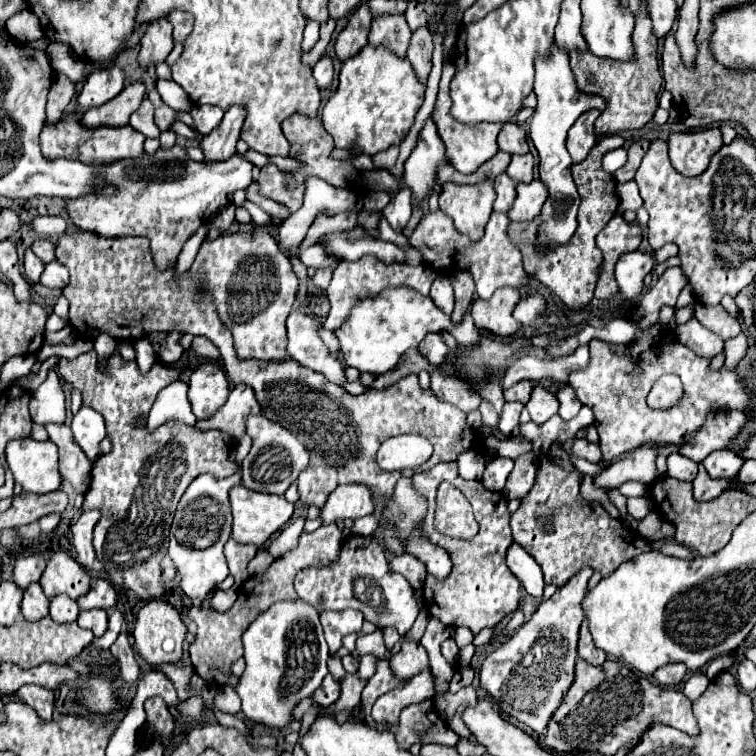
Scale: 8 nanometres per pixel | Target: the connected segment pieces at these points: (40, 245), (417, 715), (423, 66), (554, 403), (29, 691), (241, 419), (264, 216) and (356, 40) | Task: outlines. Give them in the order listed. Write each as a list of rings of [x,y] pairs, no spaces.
[[[45,238],[35,240],[35,242],[31,244],[31,250],[33,250],[35,256],[41,258],[45,264],[51,262],[51,260],[55,260],[55,246],[53,246],[49,240],[45,240]]]
[[[431,700],[403,708],[399,726],[393,726],[393,734],[399,748],[411,748],[417,742],[447,742],[457,746],[461,740],[461,736],[457,736],[449,724],[437,716]]]
[[[419,28],[413,32],[411,38],[411,46],[407,52],[407,60],[411,62],[417,78],[425,84],[427,76],[431,72],[431,54],[433,54],[433,34],[429,32],[429,28]]]
[[[535,386],[531,400],[527,402],[527,410],[529,410],[533,422],[543,424],[545,420],[549,420],[551,416],[555,416],[559,412],[559,400],[547,388]]]
[[[34,684],[21,686],[15,696],[27,704],[31,704],[31,708],[37,710],[37,714],[45,720],[51,720],[53,716],[53,704],[55,704],[55,692],[41,688]]]
[[[239,384],[231,390],[223,408],[211,416],[209,420],[199,420],[195,426],[197,430],[219,430],[233,438],[245,436],[245,418],[251,414],[261,414],[261,406],[253,396],[253,388]]]
[[[246,199],[242,204],[242,207],[252,215],[252,222],[255,227],[270,227],[274,230],[278,229],[278,226],[271,223],[270,215],[263,211],[259,206]]]
[[[361,4],[353,12],[353,16],[349,18],[349,24],[343,28],[343,32],[335,40],[335,54],[341,62],[345,62],[349,56],[355,56],[367,44],[371,20],[373,20],[373,16],[371,16],[367,4]]]

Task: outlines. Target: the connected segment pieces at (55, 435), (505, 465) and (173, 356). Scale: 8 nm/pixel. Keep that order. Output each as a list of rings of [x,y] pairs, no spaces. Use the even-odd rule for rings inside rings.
[[[47,424],[45,426],[49,432],[49,440],[57,444],[59,448],[59,472],[65,480],[71,482],[71,486],[83,494],[87,490],[85,482],[89,480],[91,472],[91,460],[87,454],[81,450],[81,446],[73,440],[73,432],[67,426],[59,424]]]
[[[497,456],[491,464],[487,464],[485,472],[483,472],[483,486],[489,488],[489,490],[495,490],[495,492],[501,492],[505,482],[507,482],[507,476],[509,472],[513,470],[513,460],[511,458],[503,458],[503,456]]]
[[[169,332],[167,340],[161,342],[159,358],[161,358],[165,364],[175,364],[185,356],[185,350],[183,350],[181,344],[177,342],[179,336],[181,336],[181,332]]]

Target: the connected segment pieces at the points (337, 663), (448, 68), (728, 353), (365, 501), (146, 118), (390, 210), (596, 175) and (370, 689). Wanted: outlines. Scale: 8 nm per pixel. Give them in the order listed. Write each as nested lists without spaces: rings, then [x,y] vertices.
[[[330,657],[327,662],[329,673],[337,681],[341,681],[344,676],[347,674],[340,658]]]
[[[445,62],[443,64],[443,76],[441,76],[441,82],[439,82],[439,96],[437,96],[437,104],[435,104],[435,112],[433,112],[433,120],[437,124],[437,130],[439,130],[439,136],[443,138],[445,142],[445,148],[449,152],[449,160],[453,160],[453,166],[455,170],[463,172],[463,174],[471,174],[475,172],[481,164],[485,164],[491,156],[497,154],[497,134],[501,130],[501,124],[493,124],[493,122],[485,122],[485,124],[477,124],[473,128],[469,126],[463,126],[463,124],[457,124],[457,120],[453,120],[449,116],[449,82],[453,78],[453,72],[455,72],[455,66],[453,62]]]
[[[739,334],[731,340],[725,342],[725,364],[723,364],[723,370],[735,370],[739,360],[745,356],[747,352],[747,336],[745,334]]]
[[[345,484],[333,490],[325,508],[321,510],[323,524],[337,524],[339,520],[357,520],[373,510],[371,492],[363,484]]]
[[[145,98],[141,102],[141,108],[137,112],[133,112],[133,116],[129,120],[129,126],[139,130],[141,134],[145,134],[147,138],[155,138],[155,133],[161,133],[153,122],[153,104],[149,102],[149,98]]]
[[[399,182],[397,200],[395,200],[395,202],[389,202],[389,204],[383,208],[385,218],[389,220],[391,228],[393,228],[397,234],[403,234],[403,230],[405,230],[409,218],[411,218],[411,210],[413,210],[411,191],[403,182]]]
[[[605,136],[601,138],[593,150],[589,152],[587,160],[573,164],[571,174],[573,180],[577,184],[579,196],[581,196],[581,206],[579,206],[579,216],[577,216],[577,232],[573,234],[573,238],[563,244],[563,246],[551,246],[551,250],[547,252],[547,256],[535,256],[533,254],[533,246],[536,242],[537,226],[539,226],[539,218],[535,218],[531,222],[511,222],[509,224],[509,238],[515,242],[515,246],[521,250],[522,263],[527,274],[535,276],[541,284],[545,284],[555,296],[561,298],[561,302],[565,302],[571,310],[583,310],[589,300],[593,298],[593,290],[595,290],[595,282],[597,282],[597,270],[599,264],[603,260],[601,250],[595,244],[595,236],[605,228],[605,224],[615,216],[617,212],[617,194],[615,194],[615,180],[611,174],[601,170],[601,158],[605,152],[623,146],[623,138],[621,136]]]
[[[383,658],[383,660],[377,660],[377,666],[375,666],[375,674],[367,680],[365,688],[363,688],[363,694],[361,694],[361,706],[365,710],[365,722],[369,726],[373,726],[373,719],[371,717],[371,709],[376,699],[397,688],[397,686],[403,686],[407,680],[401,680],[393,674],[391,670],[391,662],[389,658]]]

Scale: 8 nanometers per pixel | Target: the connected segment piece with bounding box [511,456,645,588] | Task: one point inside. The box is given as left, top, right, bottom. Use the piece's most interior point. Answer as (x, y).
(564, 533)

